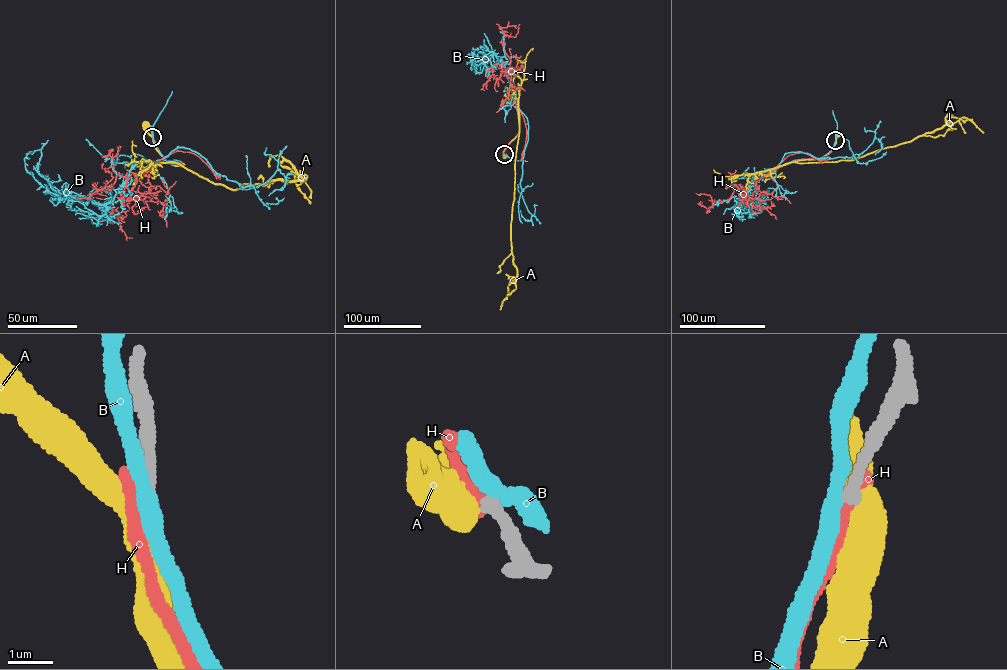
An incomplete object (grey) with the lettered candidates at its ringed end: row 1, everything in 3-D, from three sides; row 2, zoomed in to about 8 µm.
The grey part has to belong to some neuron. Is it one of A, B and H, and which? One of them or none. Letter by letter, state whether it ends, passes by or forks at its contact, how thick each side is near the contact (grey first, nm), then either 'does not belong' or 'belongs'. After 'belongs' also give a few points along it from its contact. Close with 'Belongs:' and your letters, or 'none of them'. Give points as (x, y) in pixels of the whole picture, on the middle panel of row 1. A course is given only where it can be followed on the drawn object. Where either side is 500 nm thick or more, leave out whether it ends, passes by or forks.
A: 280 nm thick on the grey side, 550 nm on the other; does not belong
B: it passes by; 280 nm thick on the grey side, 320 nm on the other; does not belong
H: it ends there; 300 nm thick on the grey side, 420 nm on the other; does not belong
Belongs: none of them

